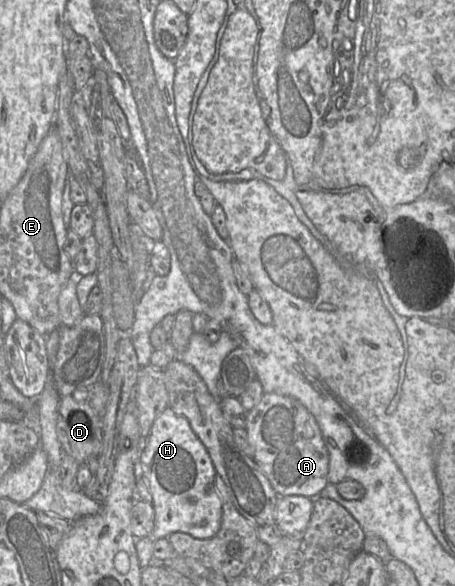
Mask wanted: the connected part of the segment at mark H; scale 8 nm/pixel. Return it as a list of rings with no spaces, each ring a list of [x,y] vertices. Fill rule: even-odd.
[[[169,406],[155,419],[138,462],[139,474],[146,479],[152,494],[155,512],[154,529],[150,535],[136,539],[135,548],[142,568],[154,565],[153,547],[156,540],[171,533],[183,532],[197,539],[215,536],[221,526],[222,502],[215,488],[217,472],[212,459],[189,421]]]

